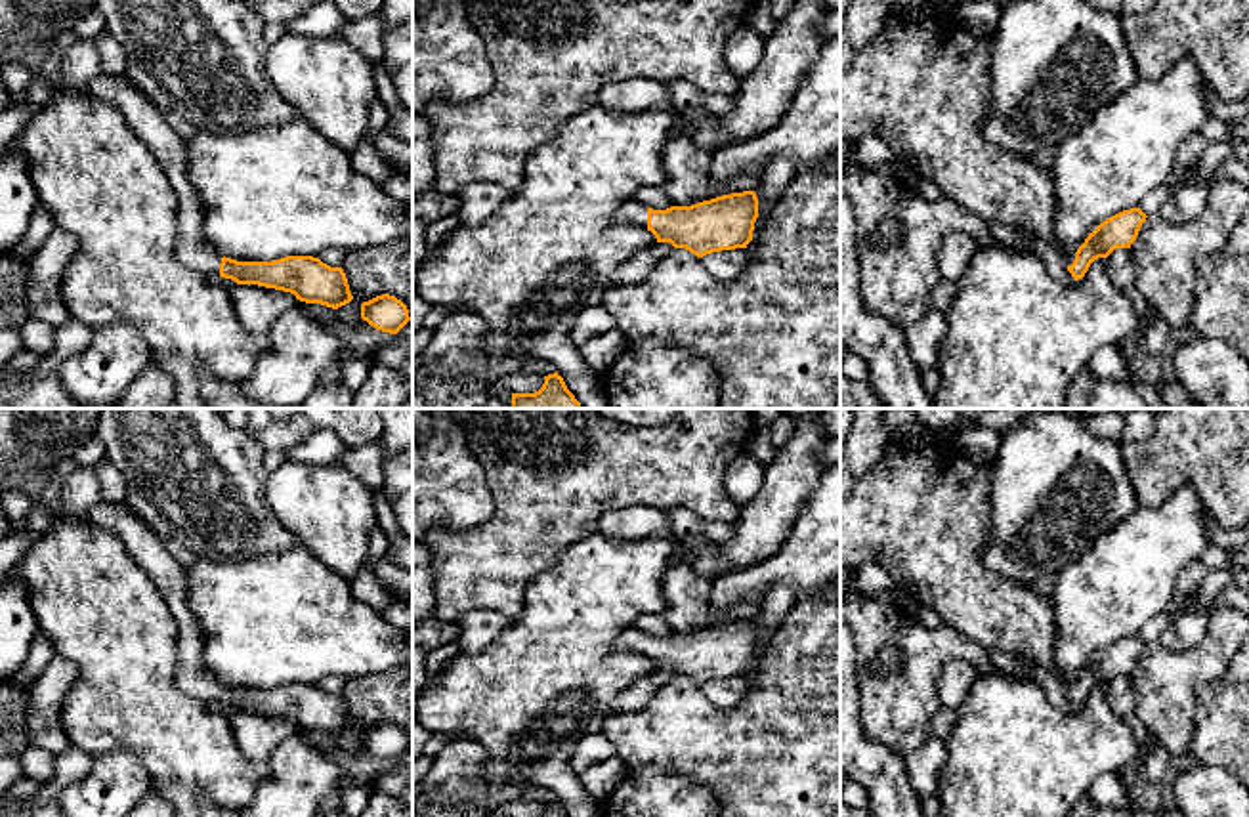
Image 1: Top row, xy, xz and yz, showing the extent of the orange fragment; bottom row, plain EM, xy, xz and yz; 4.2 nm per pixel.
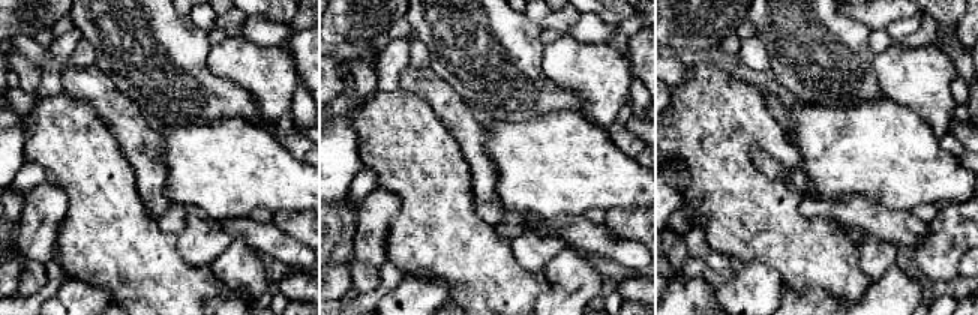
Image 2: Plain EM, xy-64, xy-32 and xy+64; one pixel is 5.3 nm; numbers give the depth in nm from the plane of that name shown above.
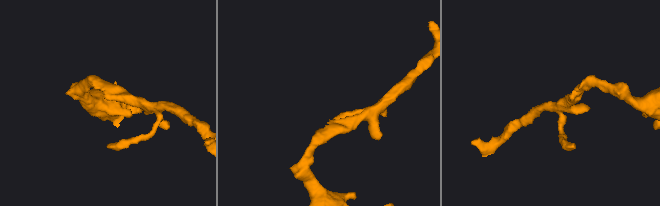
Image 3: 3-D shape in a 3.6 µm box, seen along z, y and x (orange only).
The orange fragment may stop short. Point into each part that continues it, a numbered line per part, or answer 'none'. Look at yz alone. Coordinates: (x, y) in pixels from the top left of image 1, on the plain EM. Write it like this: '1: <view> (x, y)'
1: yz (923, 516)

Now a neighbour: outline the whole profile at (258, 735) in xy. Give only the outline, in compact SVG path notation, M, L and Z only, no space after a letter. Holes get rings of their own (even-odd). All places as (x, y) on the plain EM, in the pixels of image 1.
M235 712L229 723L241 752L264 765L269 762L273 750L298 731L290 720L258 712Z

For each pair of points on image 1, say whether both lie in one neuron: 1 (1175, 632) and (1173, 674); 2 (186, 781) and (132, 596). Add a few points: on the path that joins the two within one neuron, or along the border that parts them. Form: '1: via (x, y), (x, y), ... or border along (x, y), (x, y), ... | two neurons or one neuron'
1: border along (1209, 621), (1190, 648), (1165, 649), (1158, 642) | two neurons
2: via (170, 735), (132, 697), (132, 642) | one neuron

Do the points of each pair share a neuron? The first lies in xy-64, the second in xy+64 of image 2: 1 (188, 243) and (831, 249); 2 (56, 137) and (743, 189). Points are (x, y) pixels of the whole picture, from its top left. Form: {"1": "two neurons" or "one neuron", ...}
{"1": "two neurons", "2": "one neuron"}

